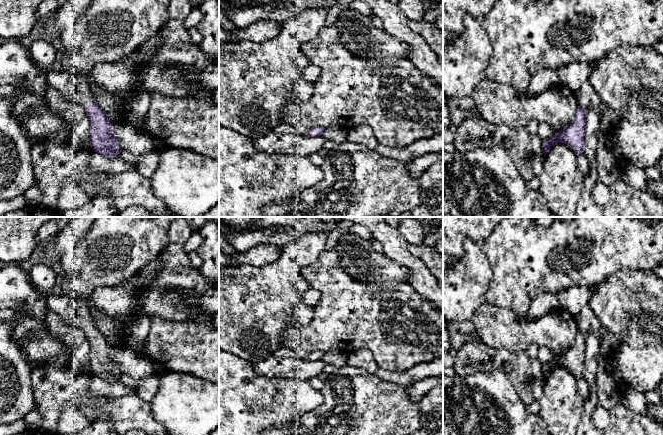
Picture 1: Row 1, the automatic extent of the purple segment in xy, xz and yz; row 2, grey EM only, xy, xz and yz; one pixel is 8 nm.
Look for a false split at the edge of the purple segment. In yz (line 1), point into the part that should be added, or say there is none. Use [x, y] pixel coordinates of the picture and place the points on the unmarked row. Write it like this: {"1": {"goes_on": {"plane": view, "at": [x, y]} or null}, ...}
{"1": {"goes_on": null}}

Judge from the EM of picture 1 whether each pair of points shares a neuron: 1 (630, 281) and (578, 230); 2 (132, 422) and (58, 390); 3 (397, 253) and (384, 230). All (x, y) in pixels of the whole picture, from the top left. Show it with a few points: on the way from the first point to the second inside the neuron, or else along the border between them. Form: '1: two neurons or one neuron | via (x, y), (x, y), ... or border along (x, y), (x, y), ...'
1: two neurons | border along (642, 270), (618, 269), (598, 283)
2: one neuron | via (114, 410), (107, 407), (92, 407), (76, 393)
3: one neuron | via (395, 247), (388, 236)

